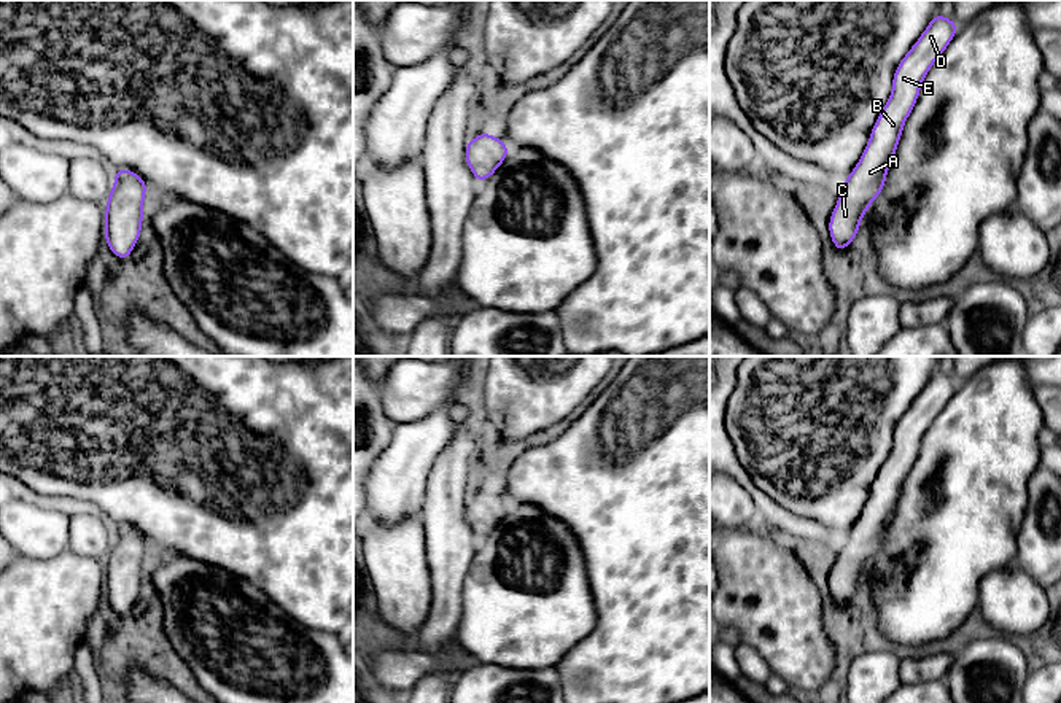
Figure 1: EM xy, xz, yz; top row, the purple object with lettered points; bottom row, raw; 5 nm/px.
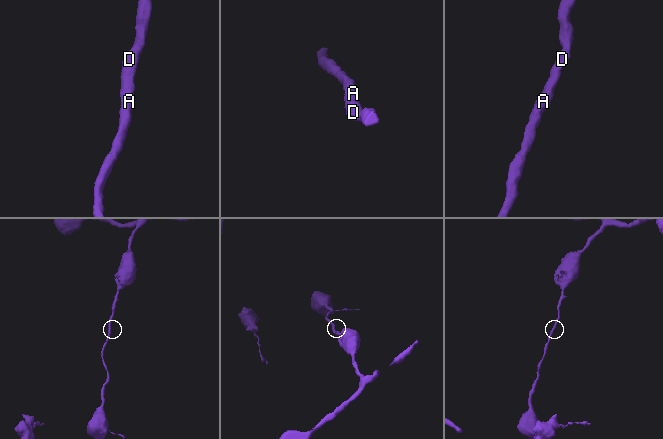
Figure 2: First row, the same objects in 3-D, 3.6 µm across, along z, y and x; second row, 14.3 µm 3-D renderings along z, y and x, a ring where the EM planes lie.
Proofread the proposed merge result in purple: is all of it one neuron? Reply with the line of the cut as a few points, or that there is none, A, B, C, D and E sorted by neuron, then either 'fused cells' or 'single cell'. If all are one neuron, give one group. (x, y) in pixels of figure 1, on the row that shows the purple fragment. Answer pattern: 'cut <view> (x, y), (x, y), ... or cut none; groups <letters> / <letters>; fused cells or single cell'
cut none; groups A B C D E; single cell

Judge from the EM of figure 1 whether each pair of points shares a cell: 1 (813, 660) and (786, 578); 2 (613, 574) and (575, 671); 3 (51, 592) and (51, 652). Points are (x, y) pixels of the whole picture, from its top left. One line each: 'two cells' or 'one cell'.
1: one cell
2: one cell
3: one cell

